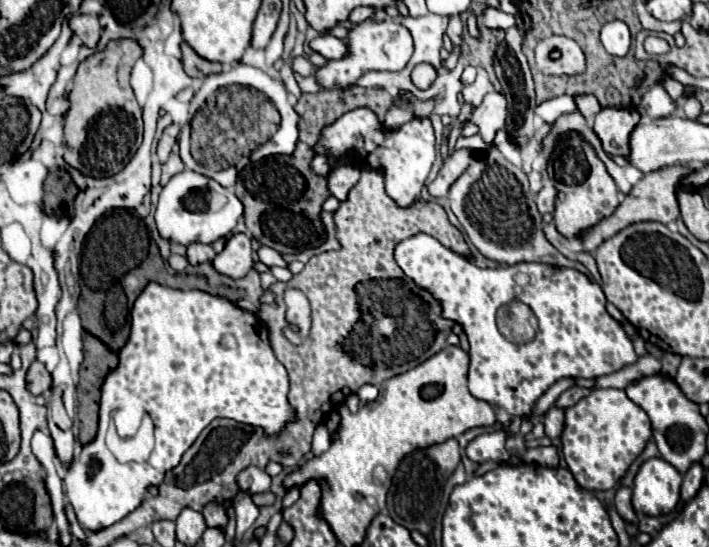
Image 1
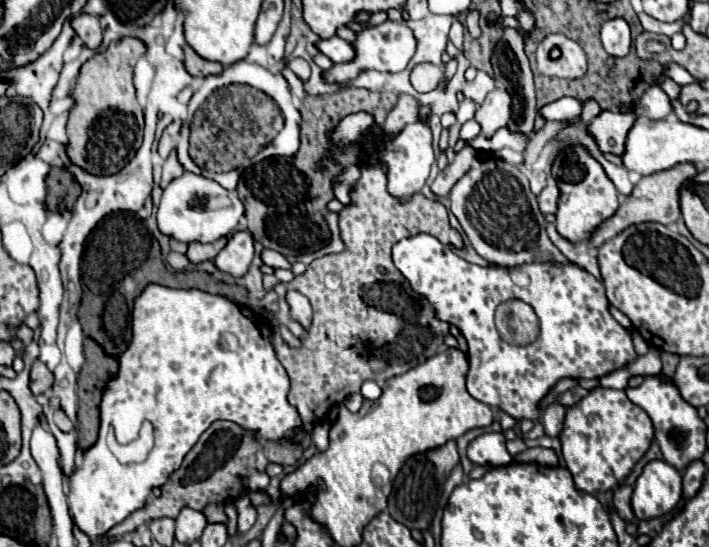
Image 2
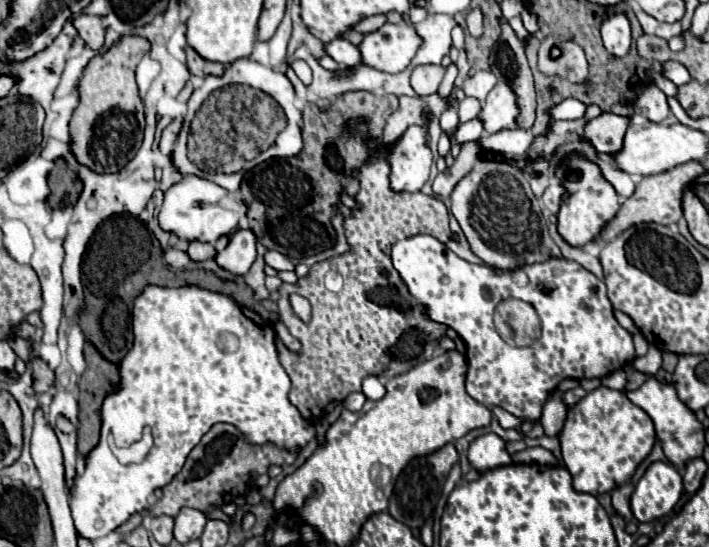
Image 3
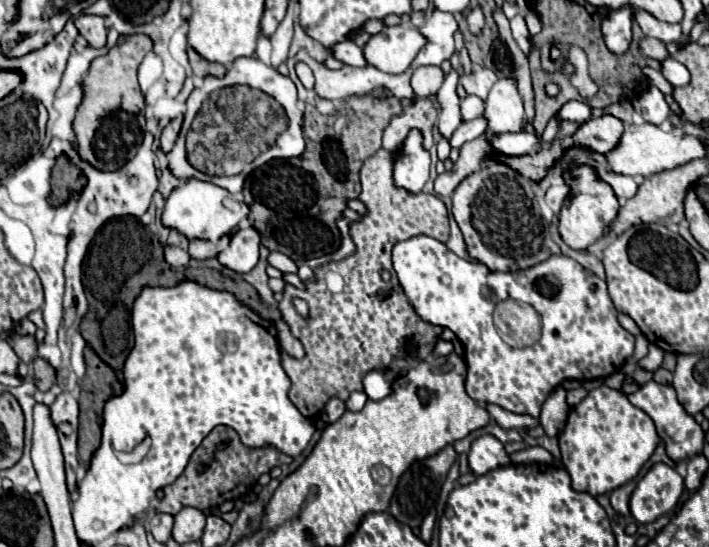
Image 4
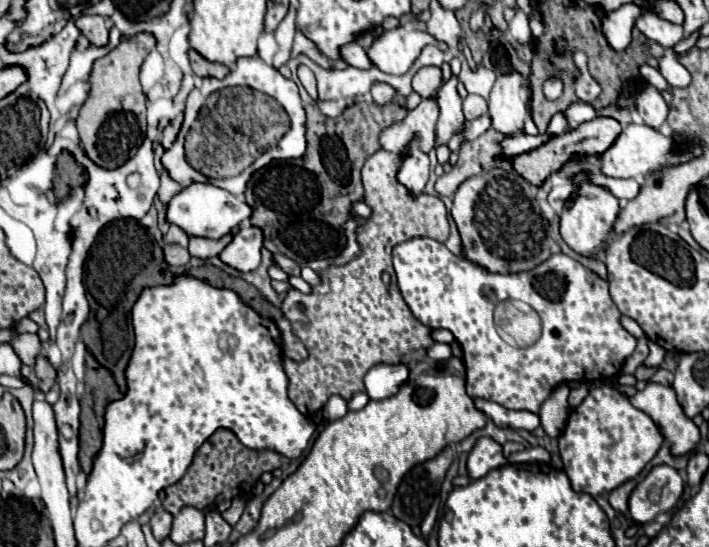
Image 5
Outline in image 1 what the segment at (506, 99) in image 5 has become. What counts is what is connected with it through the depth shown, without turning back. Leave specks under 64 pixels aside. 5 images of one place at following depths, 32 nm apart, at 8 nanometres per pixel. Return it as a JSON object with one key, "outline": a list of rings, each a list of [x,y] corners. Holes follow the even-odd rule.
{"outline":[[[488,92],[482,100],[480,106],[474,108],[472,114],[472,122],[478,124],[480,128],[480,136],[484,138],[484,142],[492,144],[494,134],[504,128],[508,118],[508,100],[502,92]]]}

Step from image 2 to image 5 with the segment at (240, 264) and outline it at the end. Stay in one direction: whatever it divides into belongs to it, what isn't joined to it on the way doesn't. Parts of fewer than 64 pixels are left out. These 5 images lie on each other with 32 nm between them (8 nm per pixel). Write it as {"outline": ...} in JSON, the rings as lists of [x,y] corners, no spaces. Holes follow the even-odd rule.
{"outline":[[[256,226],[240,228],[234,234],[234,240],[222,250],[220,258],[240,272],[250,272],[260,266],[262,244],[264,244],[264,232],[260,232],[260,228]]]}

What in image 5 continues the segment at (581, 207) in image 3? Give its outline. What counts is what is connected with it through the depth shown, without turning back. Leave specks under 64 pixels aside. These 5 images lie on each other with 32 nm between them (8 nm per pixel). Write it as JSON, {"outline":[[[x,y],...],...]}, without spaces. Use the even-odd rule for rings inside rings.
{"outline":[[[584,174],[576,176],[576,182],[580,184],[580,190],[574,194],[574,198],[568,202],[568,206],[560,216],[560,234],[574,252],[590,258],[598,254],[602,244],[614,232],[614,222],[620,212],[620,206],[618,206],[618,200],[608,190],[588,184]]]}

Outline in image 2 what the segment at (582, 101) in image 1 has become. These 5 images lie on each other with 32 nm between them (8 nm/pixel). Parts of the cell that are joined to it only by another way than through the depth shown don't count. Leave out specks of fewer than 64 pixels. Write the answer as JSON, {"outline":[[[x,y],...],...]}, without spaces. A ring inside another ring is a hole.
{"outline":[[[590,99],[588,102],[583,102],[580,129],[586,128],[600,112],[601,109],[595,100]]]}

